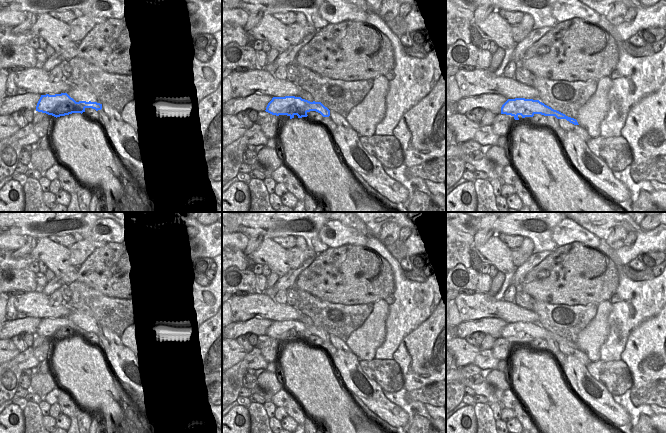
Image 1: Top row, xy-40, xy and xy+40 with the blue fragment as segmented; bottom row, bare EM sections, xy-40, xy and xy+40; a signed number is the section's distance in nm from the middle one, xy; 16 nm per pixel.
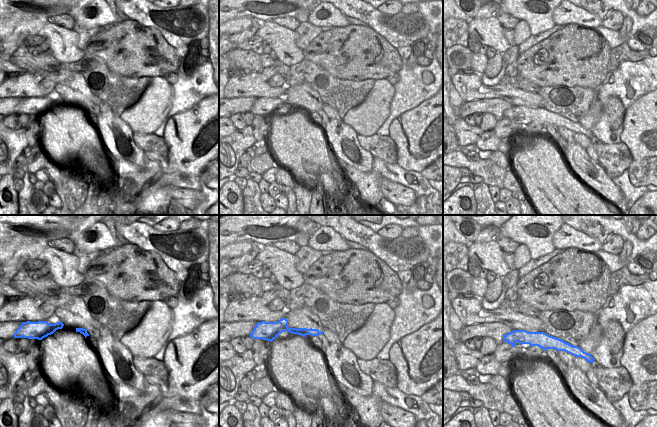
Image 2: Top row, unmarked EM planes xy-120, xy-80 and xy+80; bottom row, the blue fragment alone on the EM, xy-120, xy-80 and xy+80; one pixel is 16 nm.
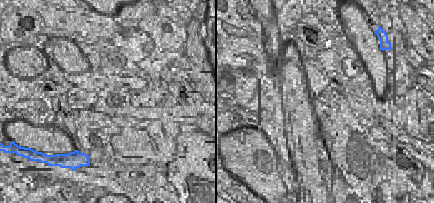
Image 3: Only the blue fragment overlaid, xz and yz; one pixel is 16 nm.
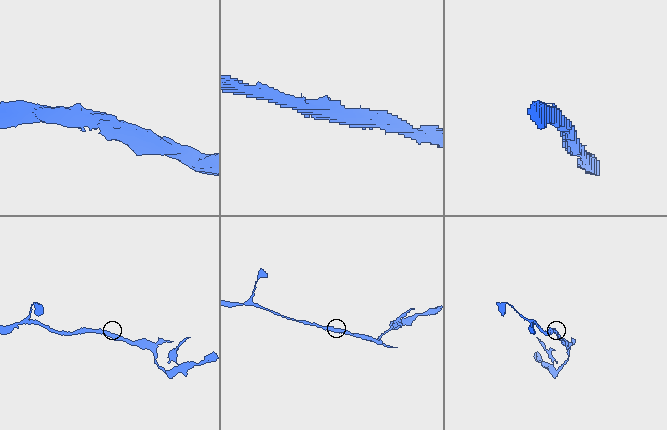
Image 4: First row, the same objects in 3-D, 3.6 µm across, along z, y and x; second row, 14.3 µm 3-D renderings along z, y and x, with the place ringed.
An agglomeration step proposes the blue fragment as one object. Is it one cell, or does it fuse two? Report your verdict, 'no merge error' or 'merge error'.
no merge error

